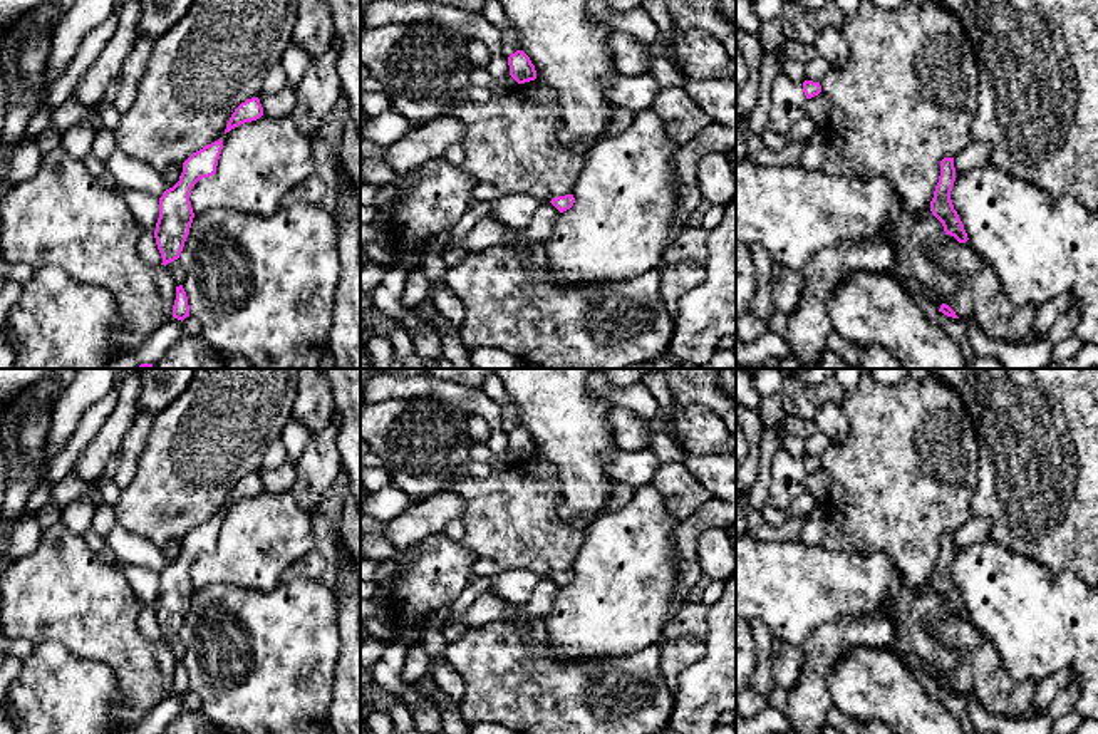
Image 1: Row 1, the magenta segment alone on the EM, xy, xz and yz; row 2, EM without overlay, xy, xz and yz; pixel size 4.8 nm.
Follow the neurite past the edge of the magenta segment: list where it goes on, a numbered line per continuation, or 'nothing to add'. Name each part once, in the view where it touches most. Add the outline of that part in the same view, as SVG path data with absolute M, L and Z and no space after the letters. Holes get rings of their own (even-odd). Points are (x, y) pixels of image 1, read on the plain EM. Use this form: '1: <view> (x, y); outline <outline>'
nothing to add

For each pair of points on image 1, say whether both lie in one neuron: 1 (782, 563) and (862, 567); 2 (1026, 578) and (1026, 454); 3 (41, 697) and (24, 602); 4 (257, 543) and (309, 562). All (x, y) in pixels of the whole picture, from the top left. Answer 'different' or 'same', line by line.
1: same
2: different
3: different
4: different

